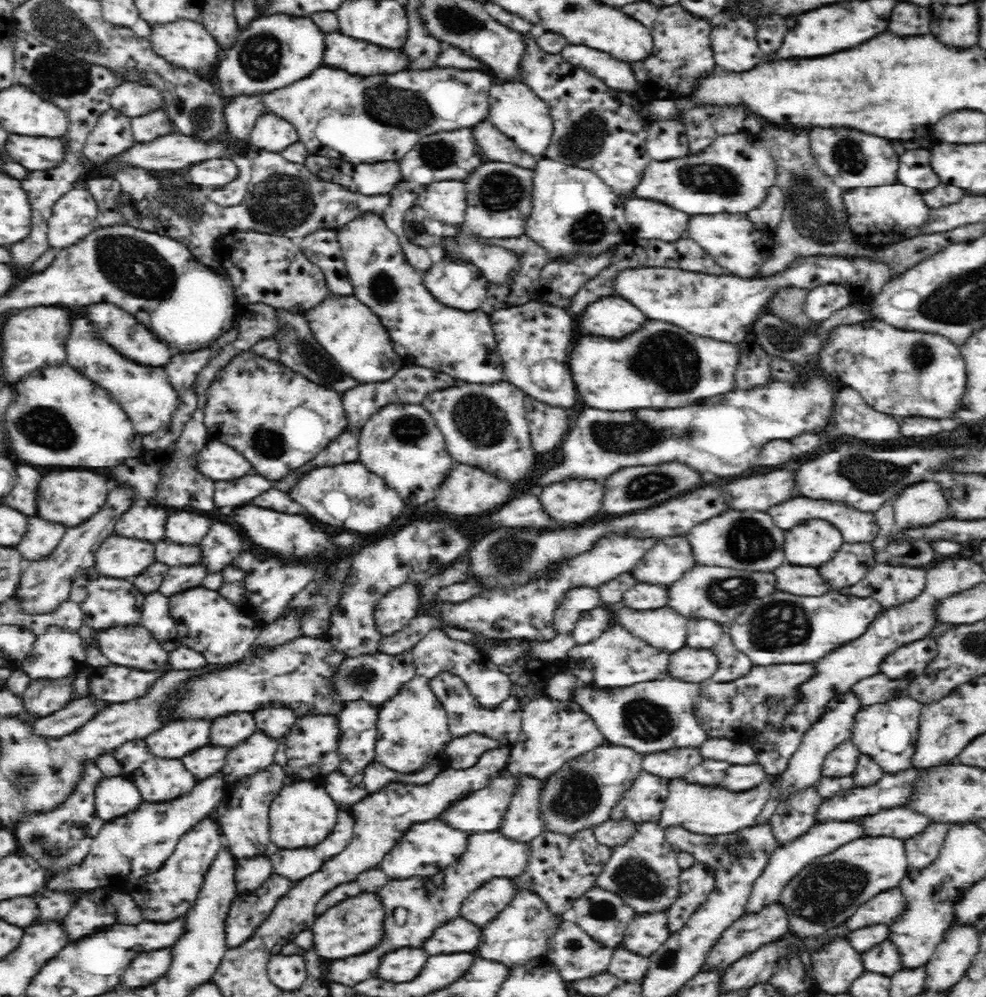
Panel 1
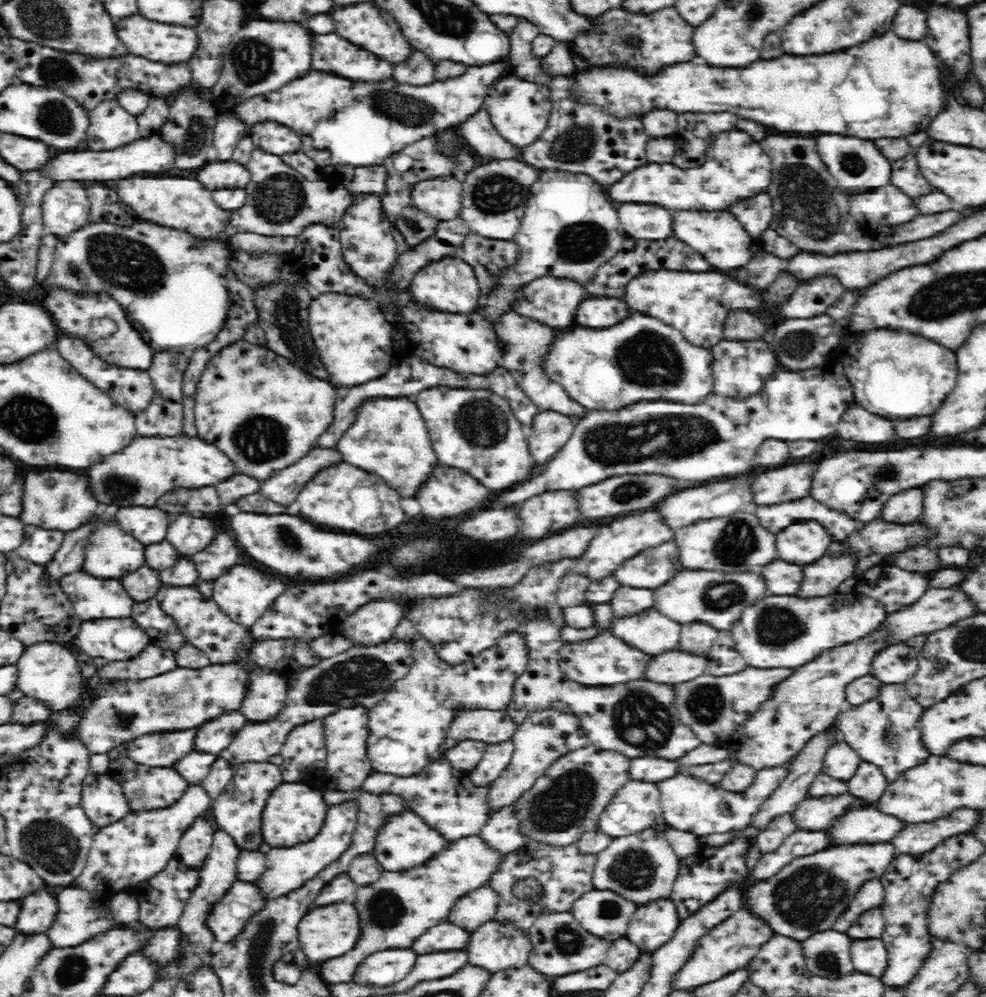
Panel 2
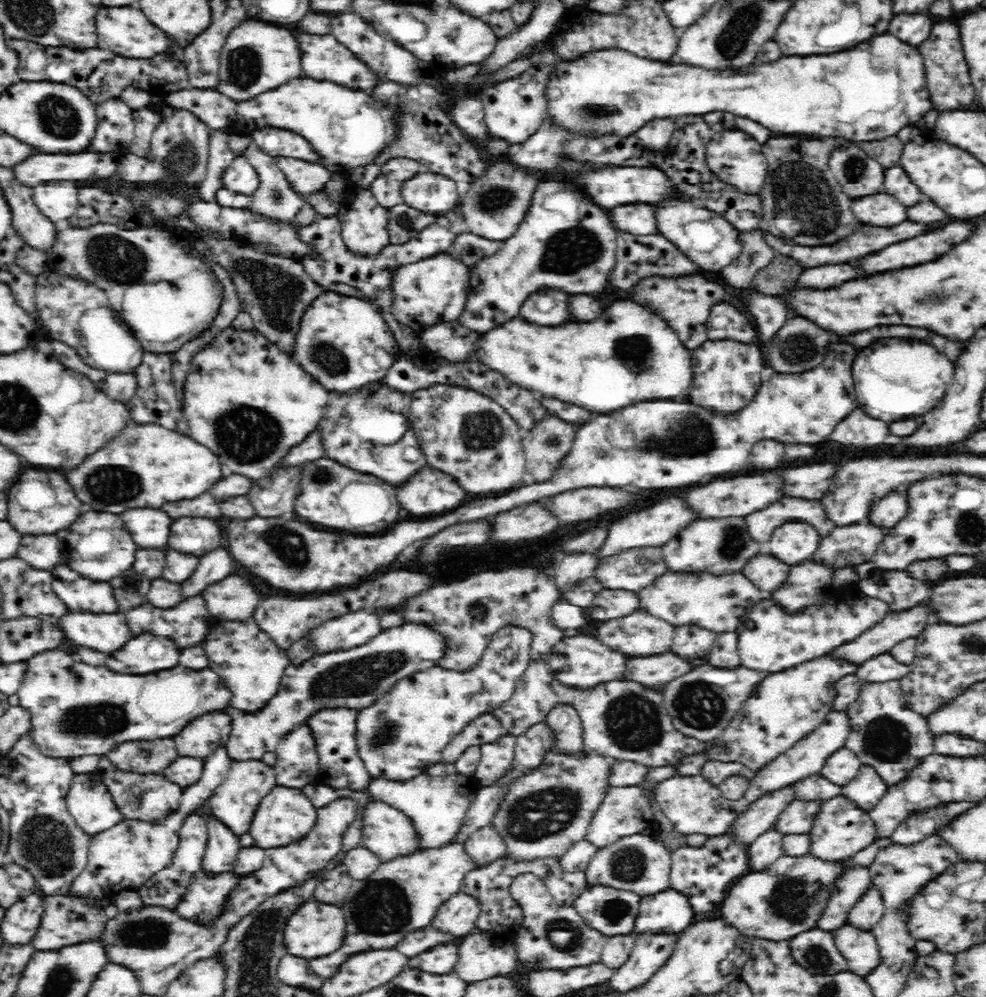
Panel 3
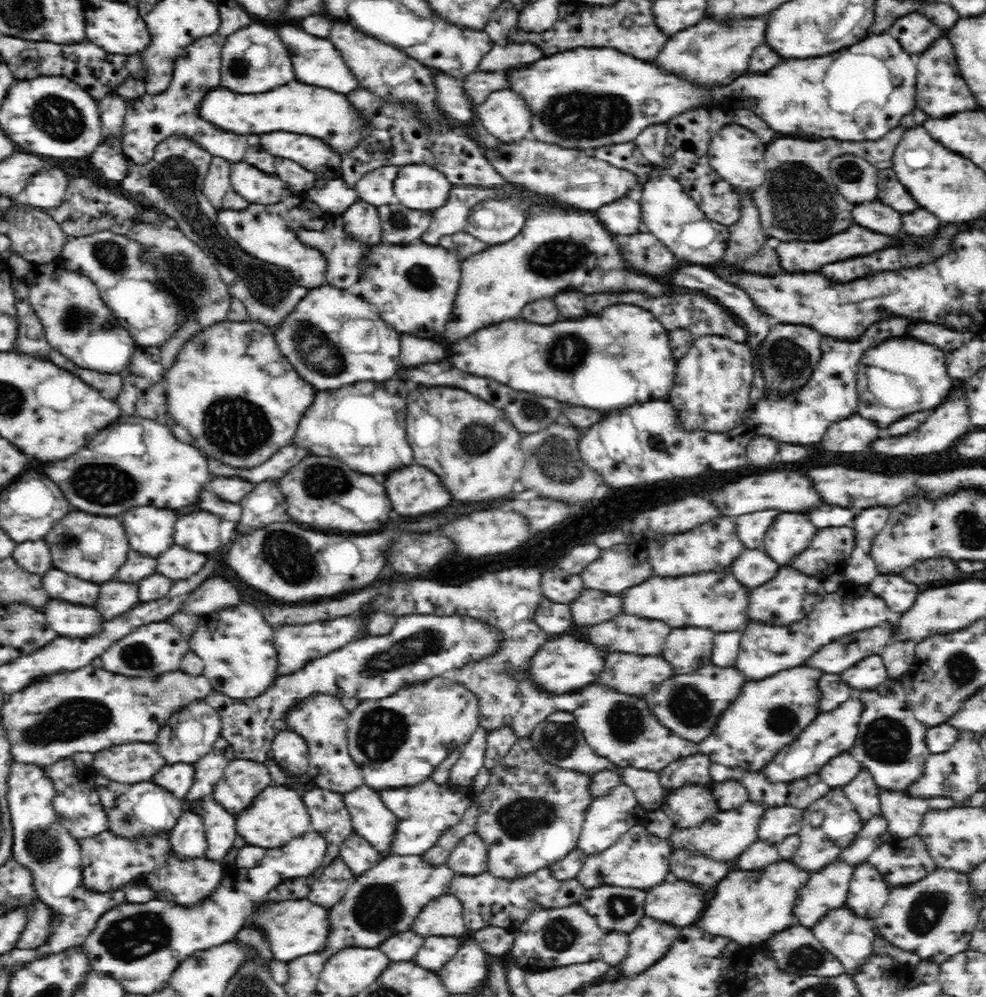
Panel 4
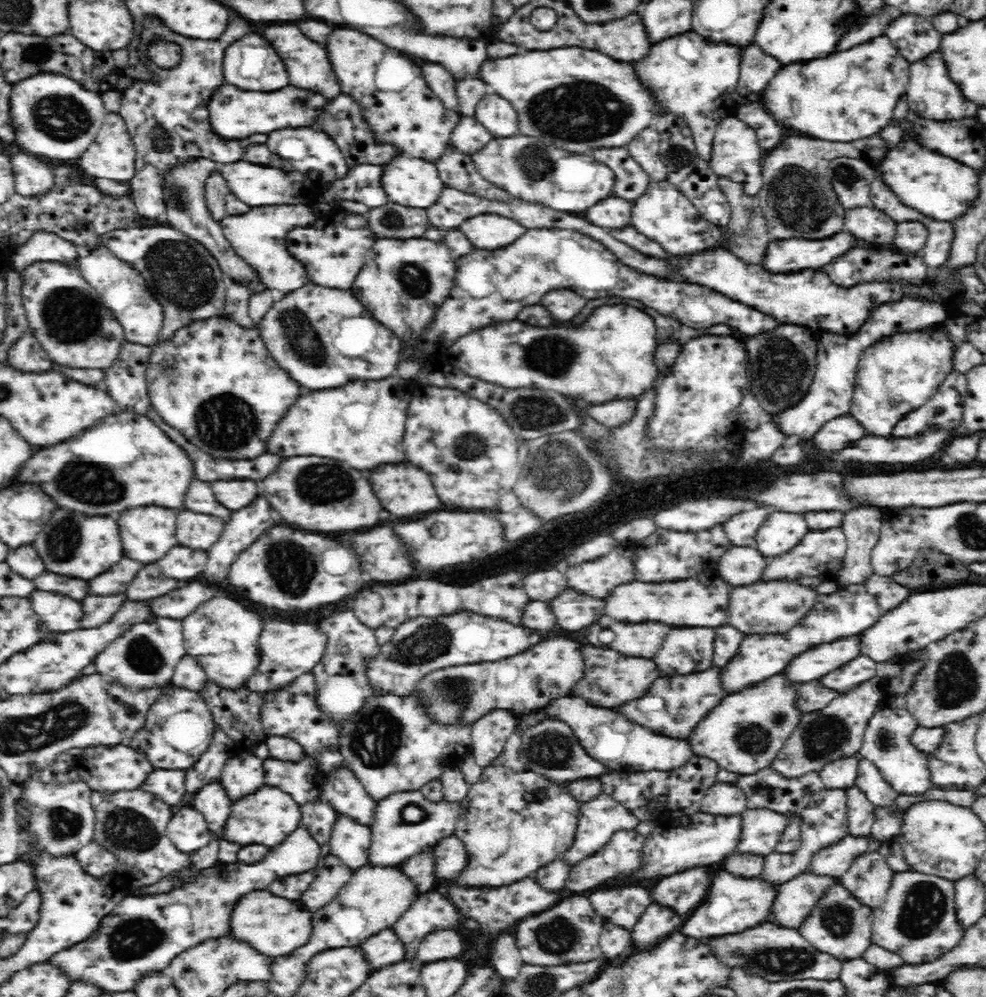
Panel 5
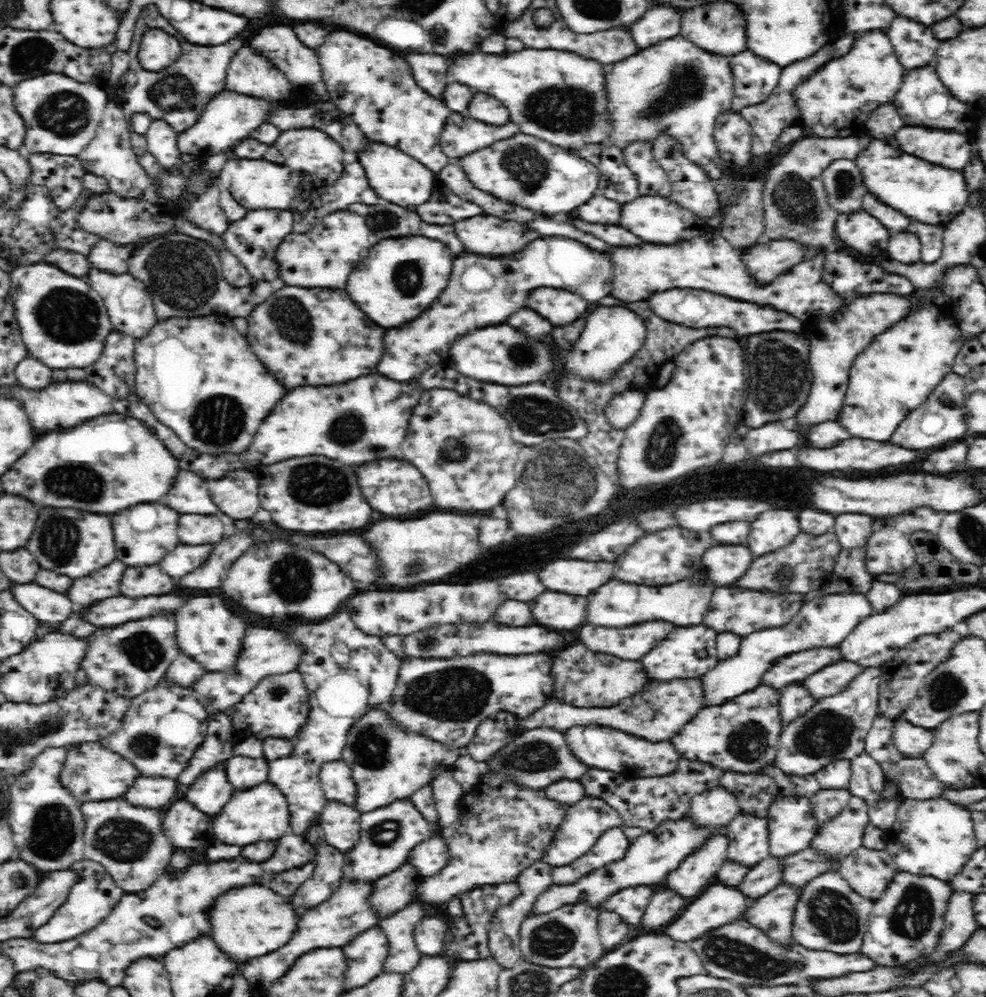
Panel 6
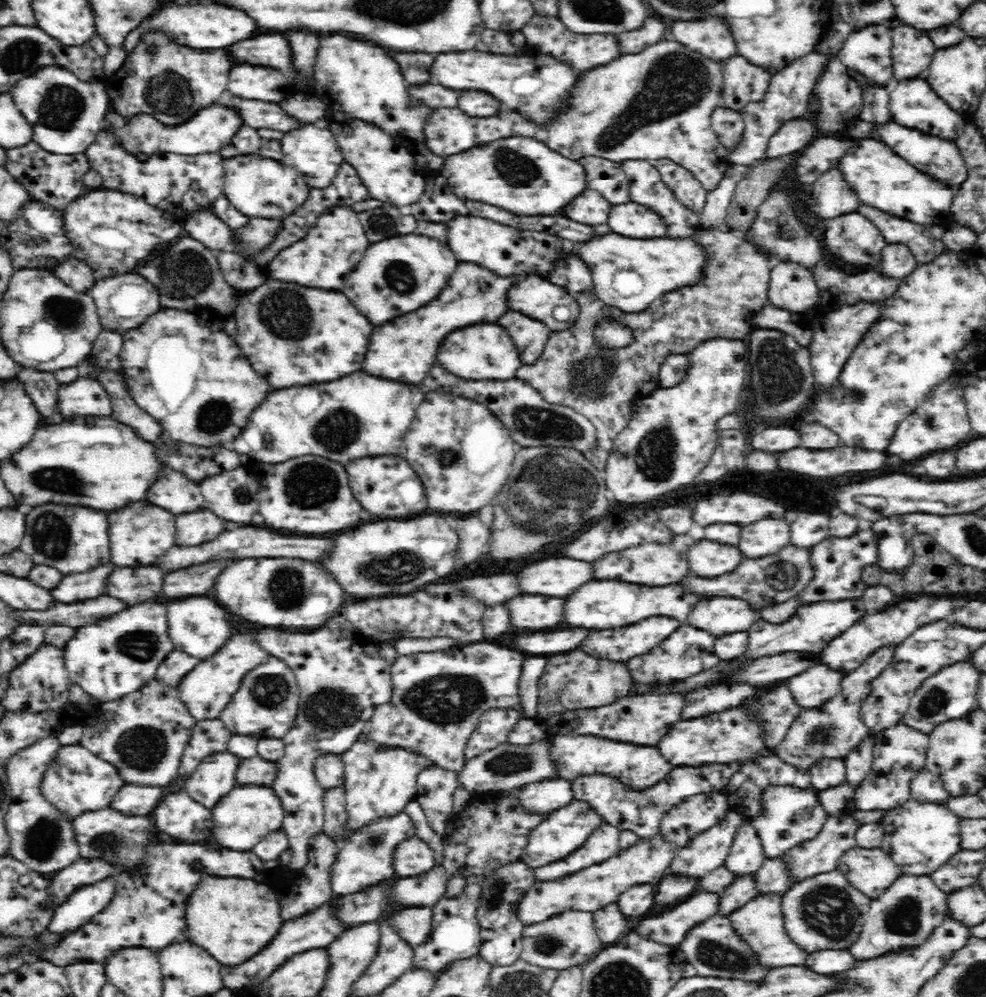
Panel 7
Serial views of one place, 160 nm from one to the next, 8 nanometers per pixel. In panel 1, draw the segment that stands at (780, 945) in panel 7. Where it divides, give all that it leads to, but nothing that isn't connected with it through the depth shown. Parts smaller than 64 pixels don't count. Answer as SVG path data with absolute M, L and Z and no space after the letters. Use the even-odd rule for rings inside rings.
M895 887L880 892L878 896L859 906L859 910L846 920L846 924L851 931L873 925L890 927L903 918L907 908L908 897L900 887Z

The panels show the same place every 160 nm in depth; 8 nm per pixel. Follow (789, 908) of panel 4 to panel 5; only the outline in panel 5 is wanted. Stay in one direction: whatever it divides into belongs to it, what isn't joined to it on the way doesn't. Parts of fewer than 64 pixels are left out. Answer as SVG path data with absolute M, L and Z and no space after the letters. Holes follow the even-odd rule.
M726 869L718 872L711 881L706 900L686 919L679 932L697 939L709 940L728 934L746 933L769 923L781 884L764 879L760 875L746 878L743 875L732 874Z

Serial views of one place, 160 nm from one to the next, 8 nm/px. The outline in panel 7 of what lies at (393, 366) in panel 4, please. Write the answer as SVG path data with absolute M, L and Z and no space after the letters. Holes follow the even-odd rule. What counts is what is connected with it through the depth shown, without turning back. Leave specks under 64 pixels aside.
M269 278L266 284L252 291L244 291L233 317L238 330L234 336L240 342L238 346L244 350L244 354L248 354L252 366L256 366L260 374L264 374L272 390L290 388L298 384L304 386L304 384L332 382L348 374L363 371L370 338L374 332L374 326L368 322L368 318L364 318L342 292L304 288L296 284L274 282Z

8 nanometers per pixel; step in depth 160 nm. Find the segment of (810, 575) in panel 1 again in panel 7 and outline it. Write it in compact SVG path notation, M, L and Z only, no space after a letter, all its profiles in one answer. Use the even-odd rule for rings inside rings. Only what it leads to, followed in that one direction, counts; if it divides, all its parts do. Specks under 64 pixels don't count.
M702 540L692 548L690 566L702 578L720 577L720 574L732 573L742 560L738 546L724 546L718 542Z

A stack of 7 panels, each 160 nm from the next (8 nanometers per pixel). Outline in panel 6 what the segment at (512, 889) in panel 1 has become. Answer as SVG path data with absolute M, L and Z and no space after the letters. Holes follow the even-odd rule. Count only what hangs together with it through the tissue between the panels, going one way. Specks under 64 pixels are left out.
M422 901L409 902L406 908L394 913L380 922L388 939L388 960L382 971L400 971L408 974L420 960L422 954L414 940L416 928L432 916L442 916L440 905Z

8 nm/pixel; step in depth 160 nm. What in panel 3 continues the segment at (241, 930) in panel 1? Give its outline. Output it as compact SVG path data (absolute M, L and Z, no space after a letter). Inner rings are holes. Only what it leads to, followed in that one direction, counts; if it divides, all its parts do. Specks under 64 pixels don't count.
M206 872L196 873L184 898L180 898L176 912L193 924L212 927L229 910L230 896L242 878L224 874L224 878L212 882L212 878L204 878L204 874Z

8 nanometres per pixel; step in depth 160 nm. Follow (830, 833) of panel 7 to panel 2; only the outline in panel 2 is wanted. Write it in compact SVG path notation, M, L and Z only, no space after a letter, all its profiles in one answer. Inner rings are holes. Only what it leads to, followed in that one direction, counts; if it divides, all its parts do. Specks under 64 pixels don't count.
M862 761L857 766L856 774L847 780L847 786L850 794L865 798L869 802L879 802L889 783L880 767Z

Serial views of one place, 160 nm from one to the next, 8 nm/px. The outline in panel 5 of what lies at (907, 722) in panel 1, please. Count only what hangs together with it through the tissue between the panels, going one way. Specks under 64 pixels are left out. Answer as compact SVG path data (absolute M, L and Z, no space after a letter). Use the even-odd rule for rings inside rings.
M902 693L881 694L878 706L872 718L868 719L857 755L872 762L880 771L882 779L896 792L906 795L920 795L932 788L928 770L928 755L912 743L912 736L919 727L919 722L907 709L907 700Z

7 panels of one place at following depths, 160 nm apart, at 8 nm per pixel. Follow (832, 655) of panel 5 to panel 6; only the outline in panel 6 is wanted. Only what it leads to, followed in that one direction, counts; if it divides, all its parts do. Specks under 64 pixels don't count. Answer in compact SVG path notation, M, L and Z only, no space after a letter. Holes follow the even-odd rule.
M816 648L816 650L804 650L800 654L792 654L788 658L780 658L776 662L772 674L764 674L762 678L764 683L770 682L770 685L776 688L784 688L788 685L800 684L808 676L816 674L818 670L832 666L836 662L843 661L842 649L840 648Z

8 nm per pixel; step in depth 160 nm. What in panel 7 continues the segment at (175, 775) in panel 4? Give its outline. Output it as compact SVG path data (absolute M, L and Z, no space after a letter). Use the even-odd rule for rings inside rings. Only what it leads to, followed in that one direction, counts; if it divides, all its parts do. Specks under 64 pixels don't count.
M127 783L110 804L126 815L149 815L162 803L162 786L144 786Z

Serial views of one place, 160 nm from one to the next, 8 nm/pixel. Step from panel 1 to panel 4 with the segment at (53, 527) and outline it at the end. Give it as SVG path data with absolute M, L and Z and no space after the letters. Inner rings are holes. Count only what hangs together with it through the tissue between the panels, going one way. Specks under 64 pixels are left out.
M47 540L24 541L17 544L13 557L26 571L44 575L52 569L52 554Z

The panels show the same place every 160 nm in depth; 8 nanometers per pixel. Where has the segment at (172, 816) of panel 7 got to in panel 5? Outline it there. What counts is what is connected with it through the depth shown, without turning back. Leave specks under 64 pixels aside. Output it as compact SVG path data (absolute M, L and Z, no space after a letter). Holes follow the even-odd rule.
M184 808L175 813L167 827L167 836L182 853L196 852L208 846L212 840L202 814L192 808Z

